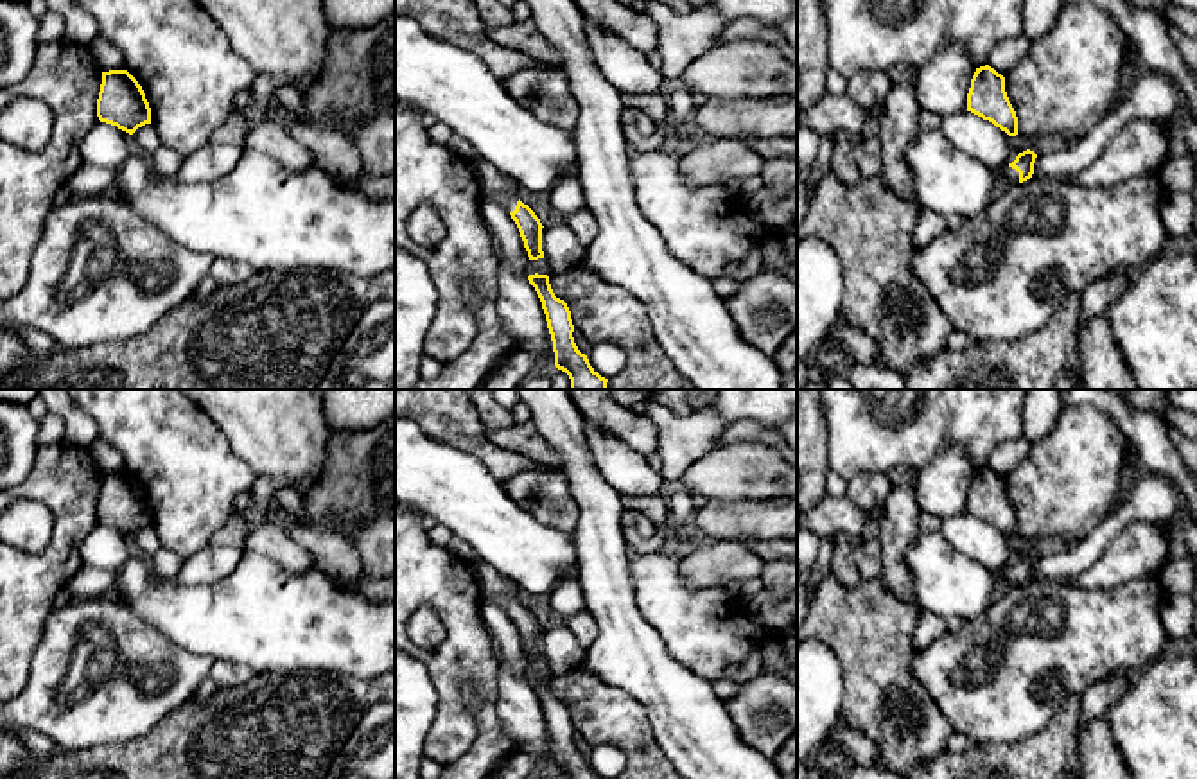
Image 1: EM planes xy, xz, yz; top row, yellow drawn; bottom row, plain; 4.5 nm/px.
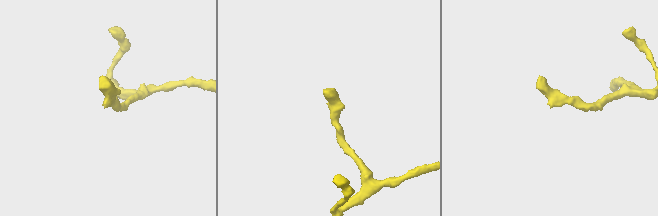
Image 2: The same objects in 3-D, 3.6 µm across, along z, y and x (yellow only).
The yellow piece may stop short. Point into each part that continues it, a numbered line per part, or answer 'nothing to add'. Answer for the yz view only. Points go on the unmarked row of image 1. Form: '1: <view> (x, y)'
1: yz (1007, 577)

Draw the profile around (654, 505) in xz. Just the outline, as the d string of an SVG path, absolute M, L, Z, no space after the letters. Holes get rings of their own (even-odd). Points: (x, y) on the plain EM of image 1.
M659 490L657 494L621 494L623 510L632 510L648 515L655 526L666 535L668 544L678 538L678 528L669 517L666 506L666 495Z

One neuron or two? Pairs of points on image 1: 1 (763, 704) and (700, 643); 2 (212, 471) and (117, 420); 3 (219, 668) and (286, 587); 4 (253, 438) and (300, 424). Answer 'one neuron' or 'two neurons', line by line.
1: two neurons
2: one neuron
3: two neurons
4: one neuron

